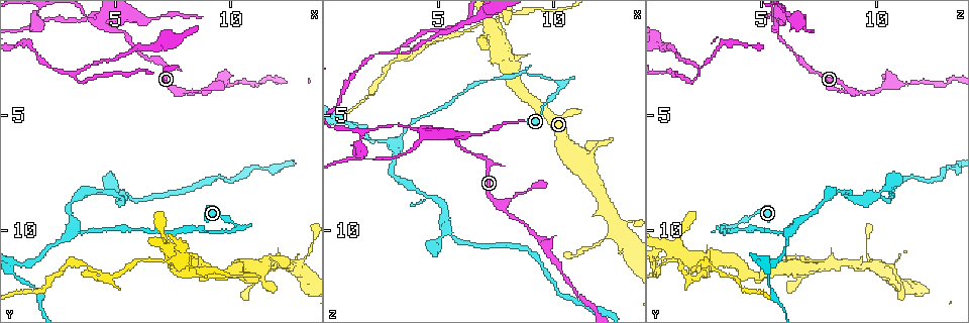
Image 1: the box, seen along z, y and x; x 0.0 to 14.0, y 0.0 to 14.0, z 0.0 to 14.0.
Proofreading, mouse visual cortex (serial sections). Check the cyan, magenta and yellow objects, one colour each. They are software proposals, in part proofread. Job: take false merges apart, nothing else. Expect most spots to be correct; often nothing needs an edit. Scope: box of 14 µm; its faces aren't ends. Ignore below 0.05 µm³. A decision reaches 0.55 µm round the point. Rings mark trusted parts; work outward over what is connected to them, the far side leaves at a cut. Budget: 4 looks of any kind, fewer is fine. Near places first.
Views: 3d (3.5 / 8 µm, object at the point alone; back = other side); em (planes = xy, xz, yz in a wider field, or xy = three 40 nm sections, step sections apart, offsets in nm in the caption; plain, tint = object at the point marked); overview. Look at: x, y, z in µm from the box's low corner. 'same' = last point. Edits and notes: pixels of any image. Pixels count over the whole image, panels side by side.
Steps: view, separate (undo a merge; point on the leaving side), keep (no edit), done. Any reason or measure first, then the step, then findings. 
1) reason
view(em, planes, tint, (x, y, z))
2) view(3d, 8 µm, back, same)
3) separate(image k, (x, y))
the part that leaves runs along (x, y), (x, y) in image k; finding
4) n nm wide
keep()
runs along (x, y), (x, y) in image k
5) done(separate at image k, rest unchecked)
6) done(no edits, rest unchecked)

abrupt turn
view(3d, 3.5 µm, (10.3, 9.9, 3.7))

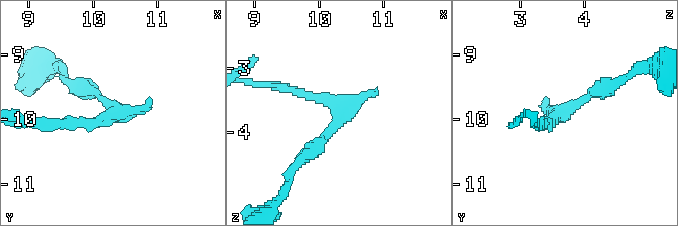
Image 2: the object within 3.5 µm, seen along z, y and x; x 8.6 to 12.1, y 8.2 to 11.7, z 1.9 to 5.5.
view(em, xy, step 1, tint, (10.30, 9.90, 3.70))

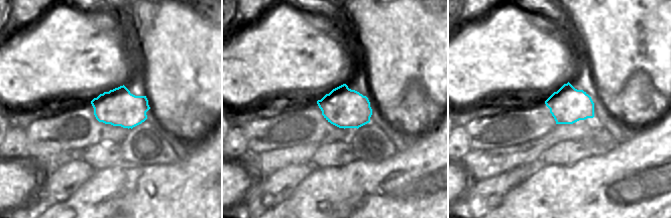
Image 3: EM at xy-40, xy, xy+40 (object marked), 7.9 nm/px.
keep()
runs along (613, 86), (552, 122), (541, 122) in image 2; all the same cell

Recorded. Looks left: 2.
closes a loop
view(3d, 3.5 µm, (1.7, 1.0, 6.7))

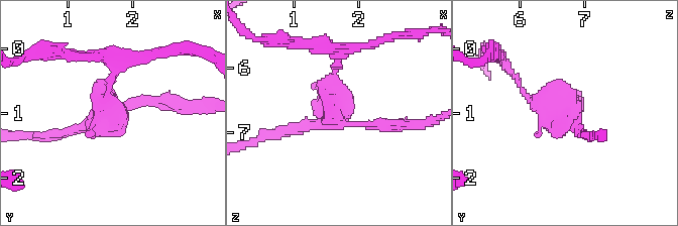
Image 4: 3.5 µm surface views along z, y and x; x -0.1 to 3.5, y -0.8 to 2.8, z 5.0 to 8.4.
view(em, xy, step 1, tint, (1.65, 1.00, 6.70))

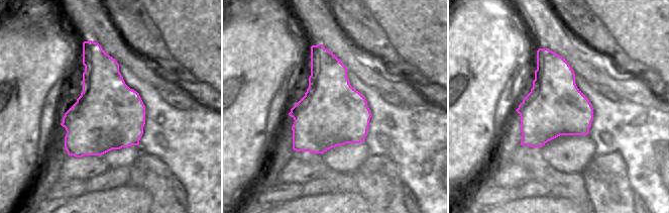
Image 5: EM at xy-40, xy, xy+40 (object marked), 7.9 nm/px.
separate(image 4, (154, 102))
a second cell is stuck on

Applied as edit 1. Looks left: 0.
done(separate at image 4, rest unchecked)

